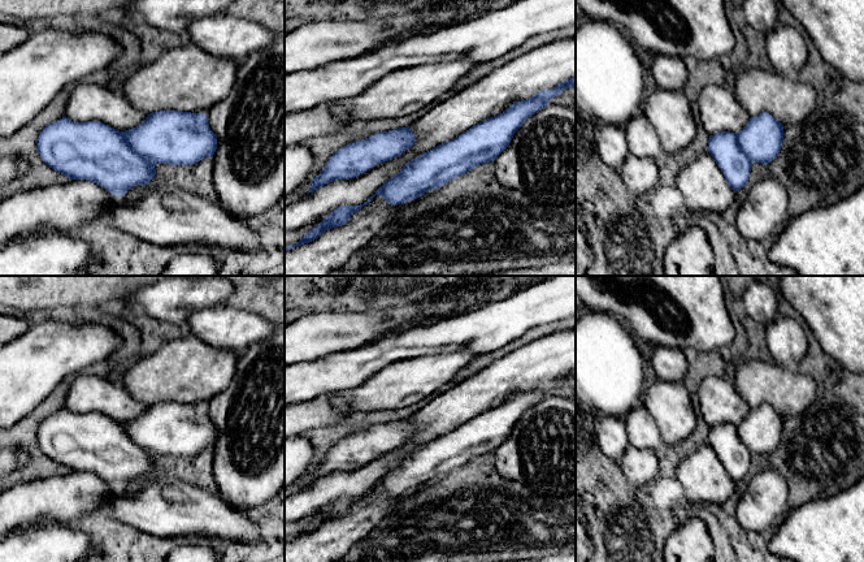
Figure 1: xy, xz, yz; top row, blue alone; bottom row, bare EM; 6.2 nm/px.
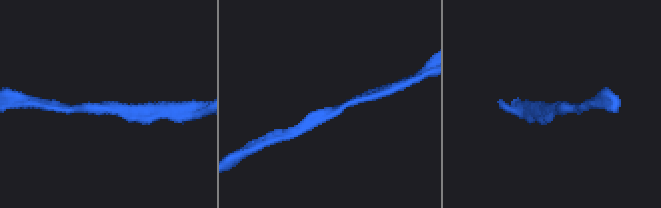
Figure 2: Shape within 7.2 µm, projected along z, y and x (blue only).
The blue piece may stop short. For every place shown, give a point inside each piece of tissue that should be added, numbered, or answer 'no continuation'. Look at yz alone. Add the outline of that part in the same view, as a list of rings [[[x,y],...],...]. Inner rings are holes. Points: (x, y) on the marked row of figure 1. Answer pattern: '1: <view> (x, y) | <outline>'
no continuation

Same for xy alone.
no continuation

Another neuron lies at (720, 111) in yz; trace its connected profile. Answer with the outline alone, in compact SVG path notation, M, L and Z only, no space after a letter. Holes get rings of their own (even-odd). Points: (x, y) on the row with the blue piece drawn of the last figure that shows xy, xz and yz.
M724 85L705 86L698 99L700 122L709 135L721 131L739 133L751 114L738 103L734 90Z

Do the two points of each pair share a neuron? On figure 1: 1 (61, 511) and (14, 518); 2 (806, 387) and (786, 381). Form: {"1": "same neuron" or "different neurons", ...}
{"1": "same neuron", "2": "same neuron"}

